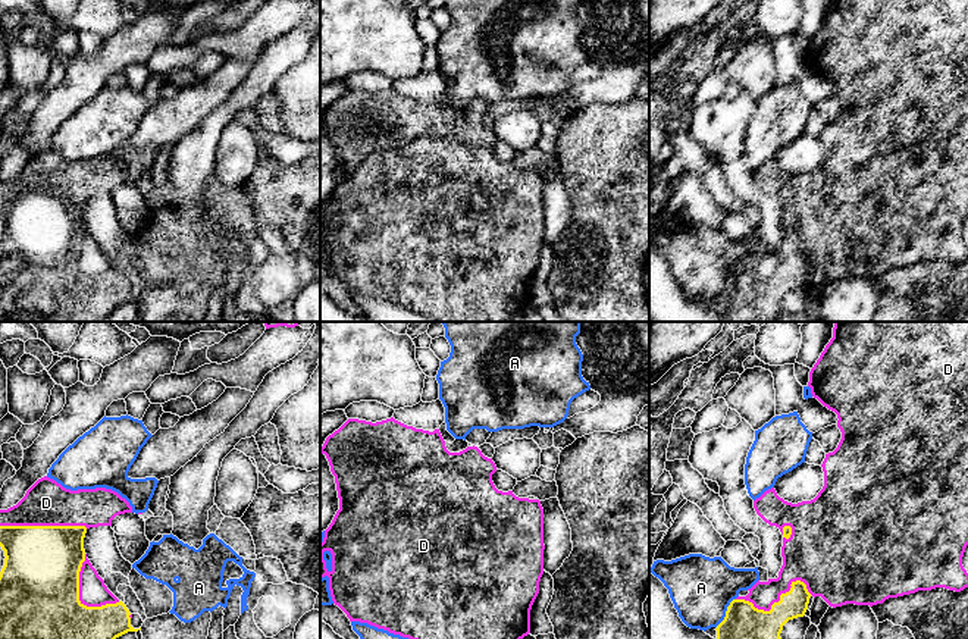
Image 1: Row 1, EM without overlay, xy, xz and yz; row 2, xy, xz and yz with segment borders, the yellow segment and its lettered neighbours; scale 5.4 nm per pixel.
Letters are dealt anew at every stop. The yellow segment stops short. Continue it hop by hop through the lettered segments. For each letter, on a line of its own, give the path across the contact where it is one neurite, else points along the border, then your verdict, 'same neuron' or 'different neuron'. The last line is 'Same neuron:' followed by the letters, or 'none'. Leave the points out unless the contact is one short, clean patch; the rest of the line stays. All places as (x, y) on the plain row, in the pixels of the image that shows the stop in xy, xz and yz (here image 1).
A: different neuron
D: same neuron
Same neuron: D

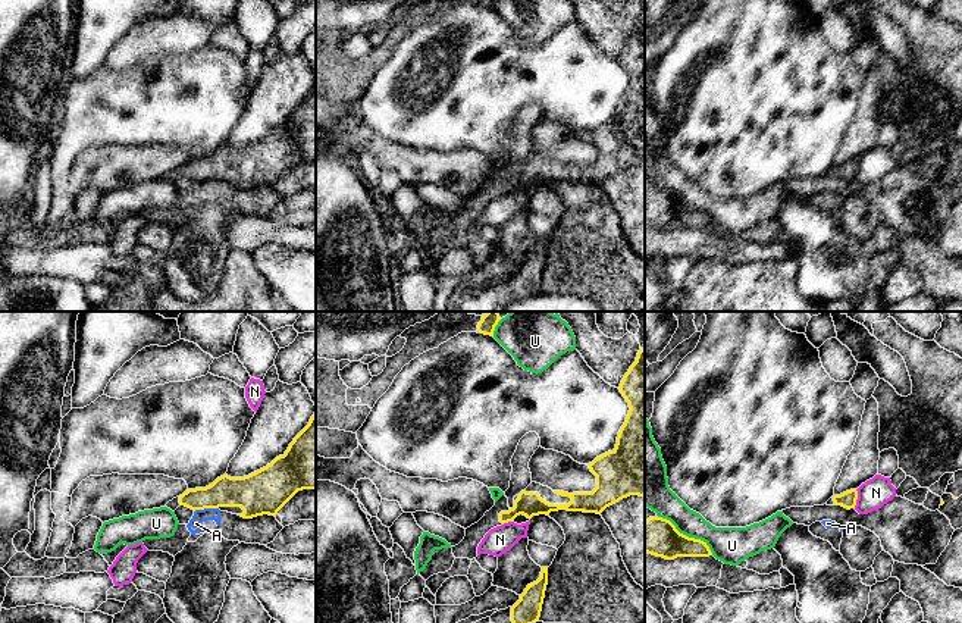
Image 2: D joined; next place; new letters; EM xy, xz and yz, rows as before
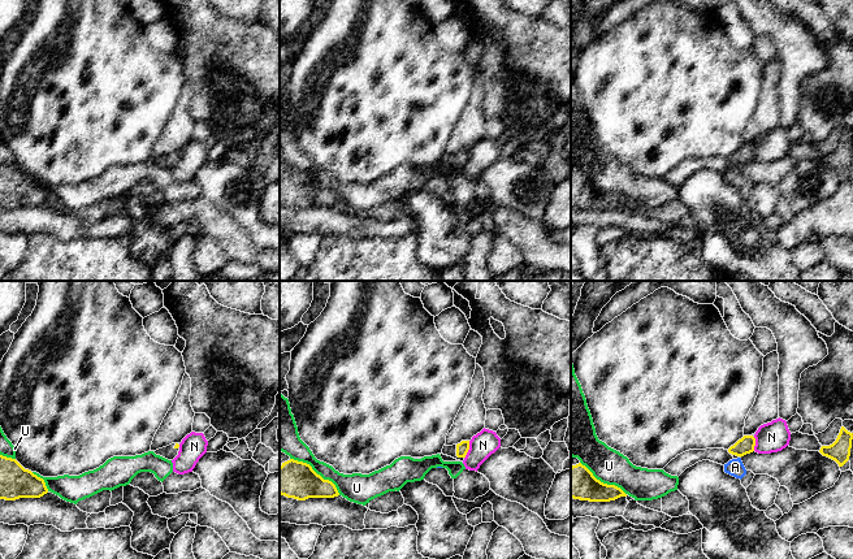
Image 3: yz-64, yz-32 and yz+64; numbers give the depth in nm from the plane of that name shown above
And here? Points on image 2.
A: border along xy (218, 178), (204, 178), (194, 182); different neuron
N: border along yz (856, 160), (856, 175), (854, 178); different neuron
U: different neuron
Same neuron: none

